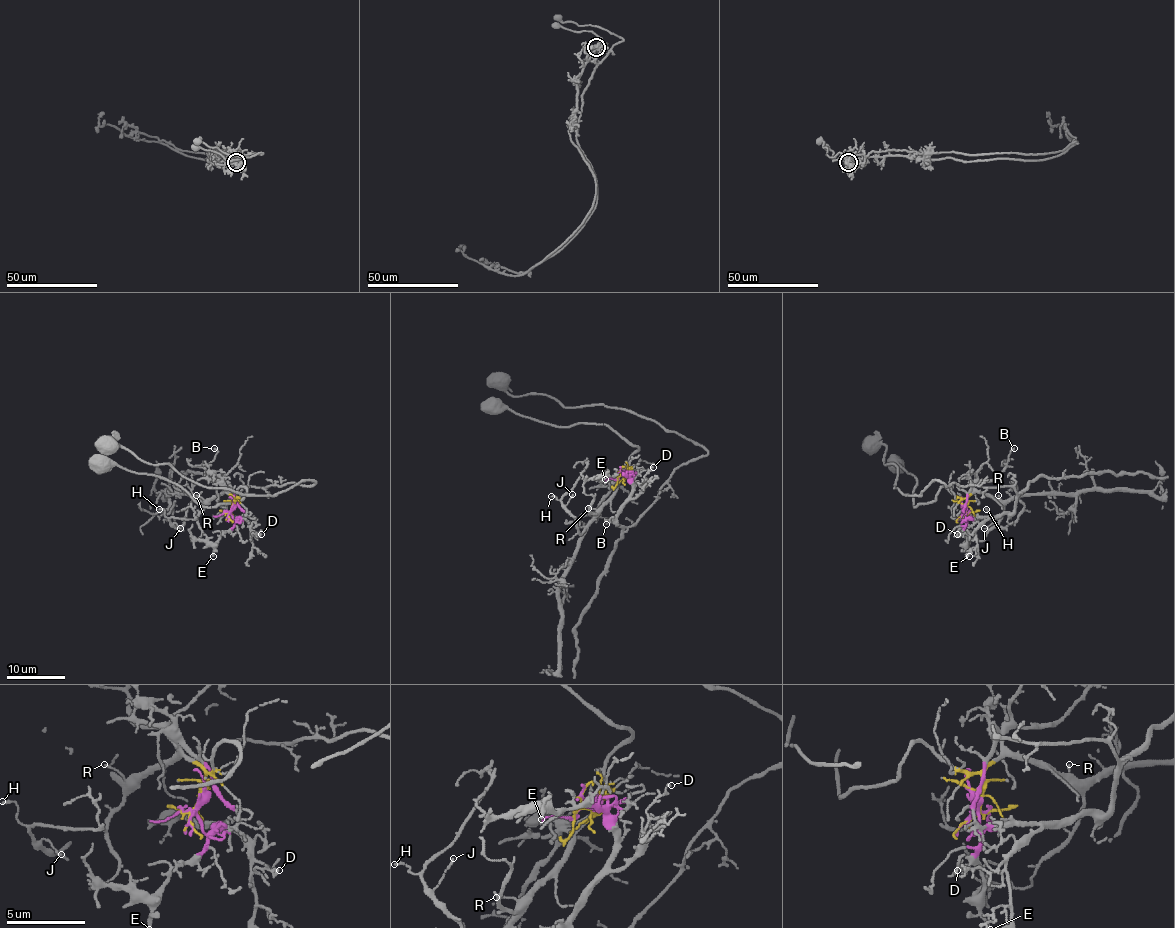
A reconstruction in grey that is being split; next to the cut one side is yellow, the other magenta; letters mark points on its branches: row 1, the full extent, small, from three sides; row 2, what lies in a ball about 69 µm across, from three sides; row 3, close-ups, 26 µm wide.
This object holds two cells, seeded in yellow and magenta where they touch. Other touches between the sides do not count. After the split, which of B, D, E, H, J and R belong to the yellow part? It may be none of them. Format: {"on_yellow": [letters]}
{"on_yellow": ["B", "H", "J", "R"]}

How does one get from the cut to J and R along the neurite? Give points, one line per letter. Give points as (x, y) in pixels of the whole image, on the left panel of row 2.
J: (229, 510), (234, 499), (225, 492), (209, 500), (195, 497), (180, 526), (173, 525), (180, 528)
R: (229, 510), (234, 499), (225, 492), (206, 500), (196, 494)

